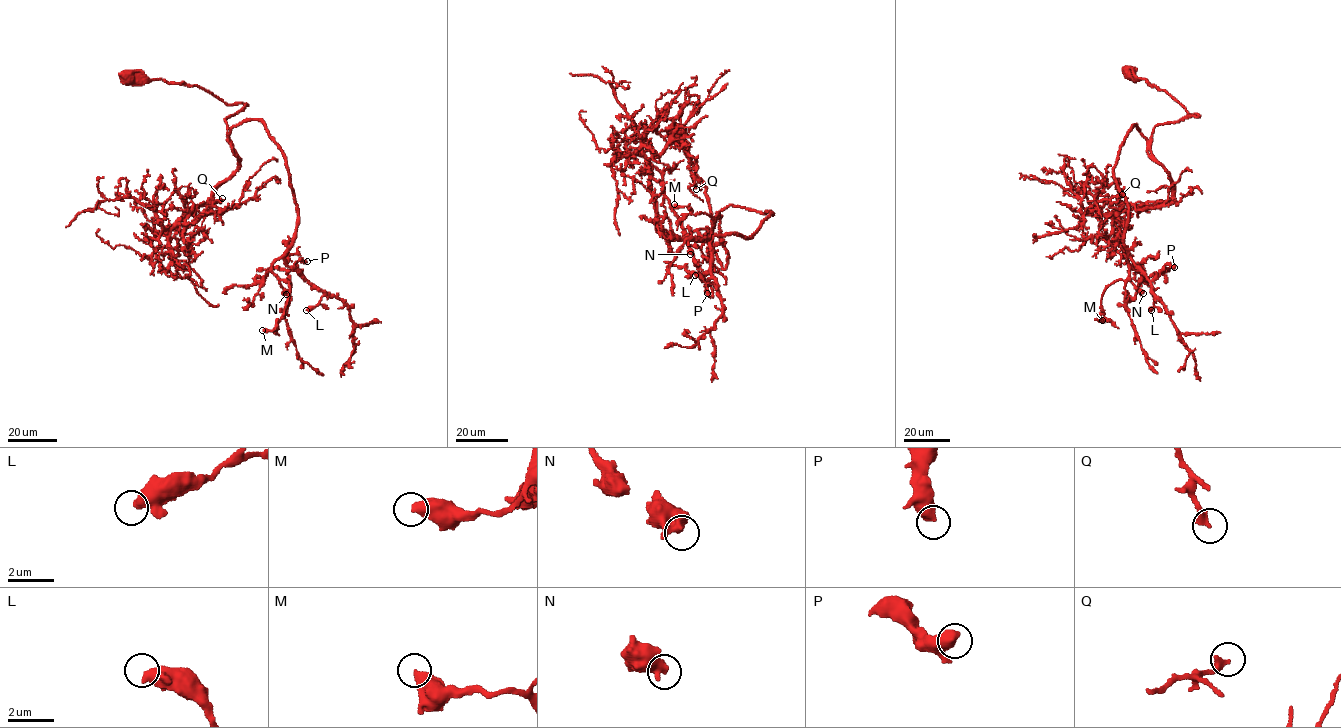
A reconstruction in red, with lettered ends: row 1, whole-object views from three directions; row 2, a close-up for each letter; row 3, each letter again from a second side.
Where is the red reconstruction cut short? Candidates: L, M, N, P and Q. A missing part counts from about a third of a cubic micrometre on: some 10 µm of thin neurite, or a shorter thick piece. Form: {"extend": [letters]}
{"extend": []}

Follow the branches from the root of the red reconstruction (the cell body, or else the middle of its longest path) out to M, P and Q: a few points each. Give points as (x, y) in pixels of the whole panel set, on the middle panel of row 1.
M: (675, 133), (703, 183), (723, 269), (717, 214), (772, 214), (748, 238), (701, 237), (713, 218), (674, 204)
P: (675, 133), (703, 183), (723, 269), (717, 214), (733, 206), (772, 213), (748, 238), (713, 236), (707, 293)
Q: (675, 133), (703, 183), (723, 269), (721, 215), (700, 240), (656, 229), (650, 159), (676, 139), (696, 189)

